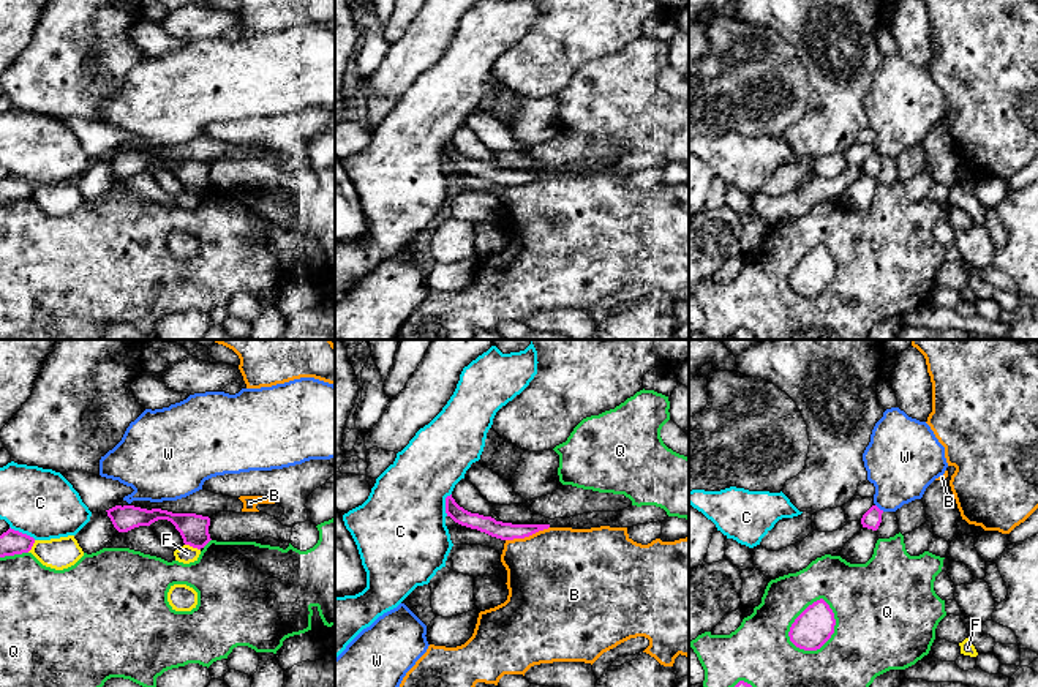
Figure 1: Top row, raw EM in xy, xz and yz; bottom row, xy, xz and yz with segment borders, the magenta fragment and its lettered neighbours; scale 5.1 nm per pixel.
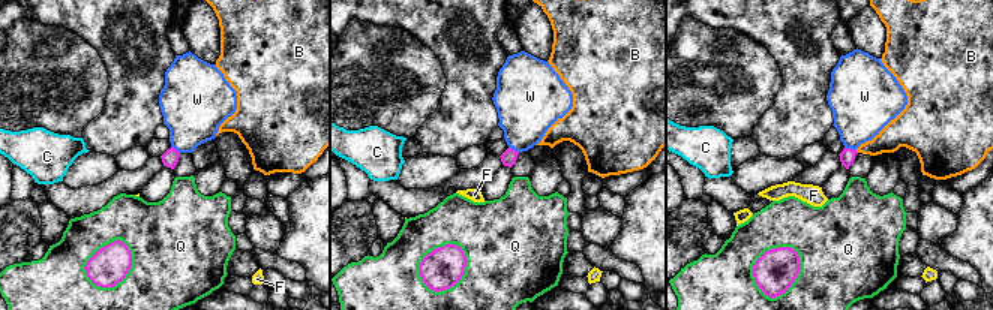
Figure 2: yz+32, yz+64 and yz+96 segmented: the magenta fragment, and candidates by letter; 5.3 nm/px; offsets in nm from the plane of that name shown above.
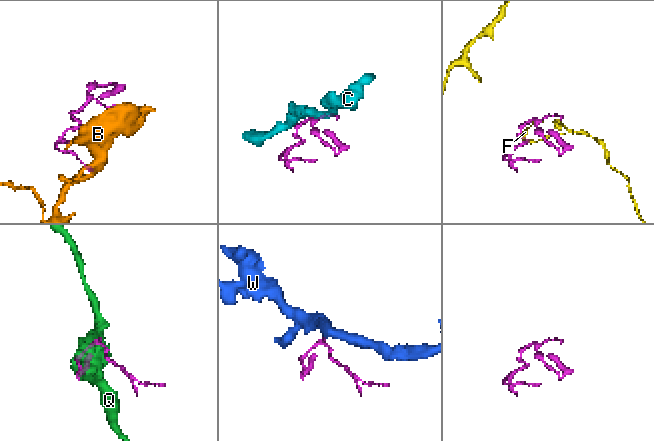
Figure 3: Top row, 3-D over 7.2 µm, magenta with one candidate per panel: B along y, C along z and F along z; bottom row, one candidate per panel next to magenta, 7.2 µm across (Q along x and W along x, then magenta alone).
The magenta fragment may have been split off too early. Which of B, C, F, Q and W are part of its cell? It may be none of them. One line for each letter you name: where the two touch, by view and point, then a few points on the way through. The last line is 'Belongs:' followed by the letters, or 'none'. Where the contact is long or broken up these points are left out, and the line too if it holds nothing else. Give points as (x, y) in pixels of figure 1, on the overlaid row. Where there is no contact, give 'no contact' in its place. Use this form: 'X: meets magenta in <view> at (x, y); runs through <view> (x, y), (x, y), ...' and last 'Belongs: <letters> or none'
Belongs: none

